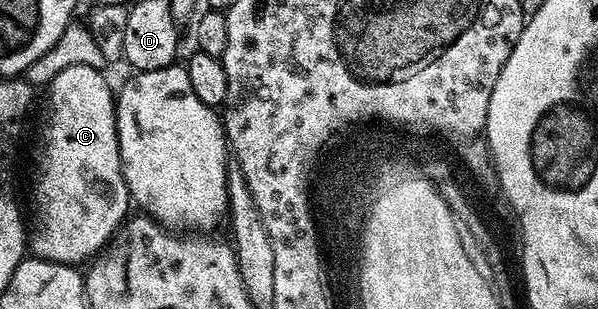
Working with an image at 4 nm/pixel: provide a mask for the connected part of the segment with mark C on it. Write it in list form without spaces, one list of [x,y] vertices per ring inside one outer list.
[[[72,65],[60,70],[48,84],[50,113],[42,132],[42,157],[38,160],[38,181],[34,184],[34,224],[38,229],[32,232],[32,252],[34,248],[35,257],[56,260],[62,265],[77,265],[101,252],[132,208],[118,149],[116,96],[101,75],[92,66]]]

